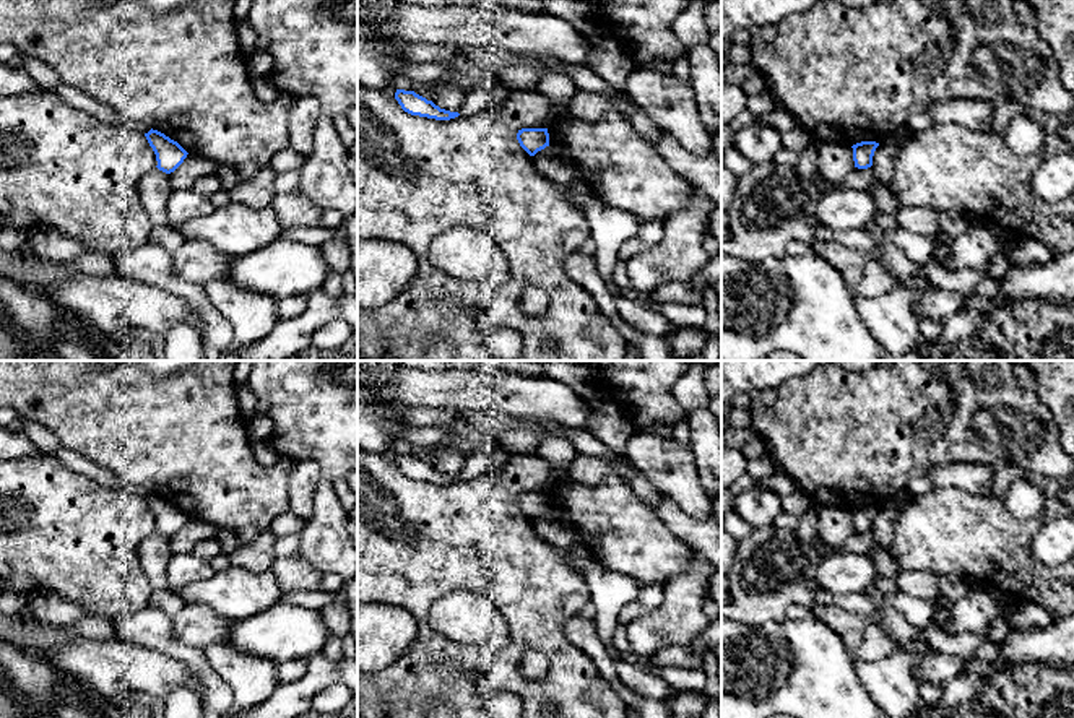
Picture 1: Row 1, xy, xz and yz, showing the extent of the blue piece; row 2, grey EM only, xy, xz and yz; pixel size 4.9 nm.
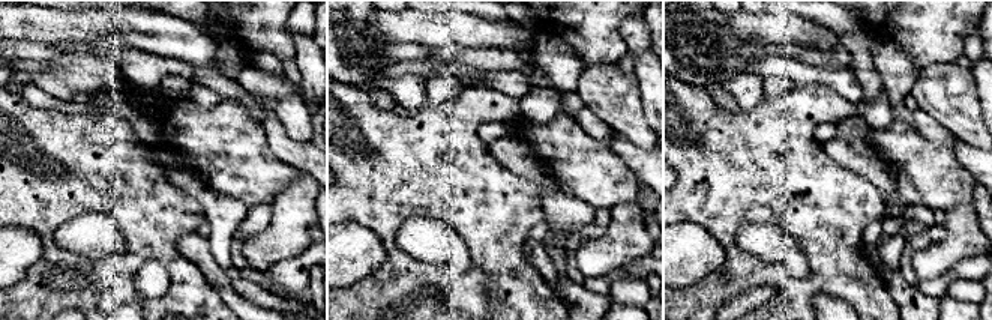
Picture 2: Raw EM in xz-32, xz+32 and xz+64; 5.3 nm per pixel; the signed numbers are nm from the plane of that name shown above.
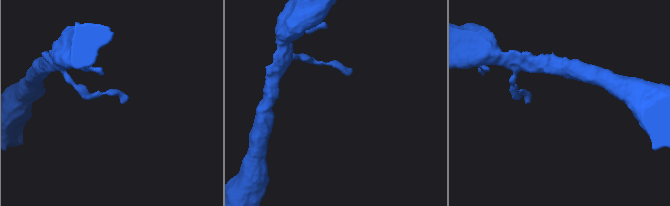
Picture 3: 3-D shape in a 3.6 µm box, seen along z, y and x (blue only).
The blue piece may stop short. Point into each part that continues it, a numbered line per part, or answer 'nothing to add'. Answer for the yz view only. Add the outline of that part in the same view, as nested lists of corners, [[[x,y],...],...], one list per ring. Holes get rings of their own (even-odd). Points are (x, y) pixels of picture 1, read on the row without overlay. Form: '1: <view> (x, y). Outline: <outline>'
nothing to add

